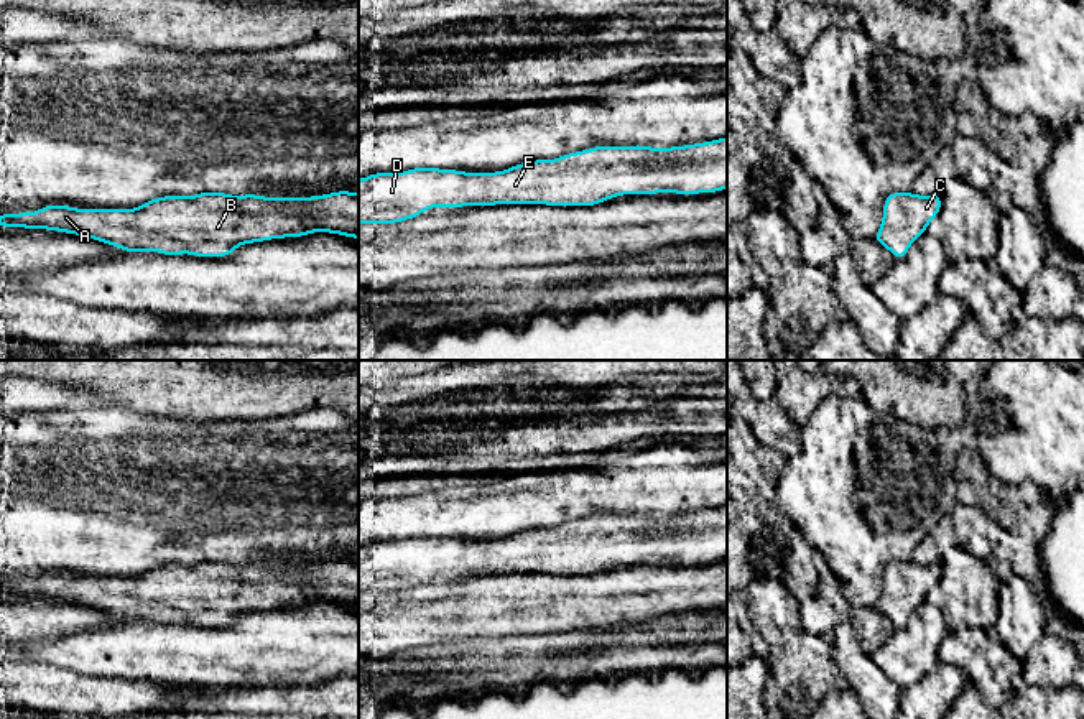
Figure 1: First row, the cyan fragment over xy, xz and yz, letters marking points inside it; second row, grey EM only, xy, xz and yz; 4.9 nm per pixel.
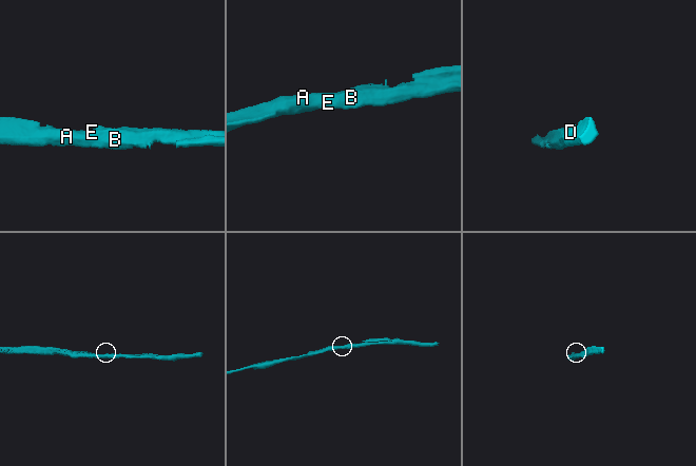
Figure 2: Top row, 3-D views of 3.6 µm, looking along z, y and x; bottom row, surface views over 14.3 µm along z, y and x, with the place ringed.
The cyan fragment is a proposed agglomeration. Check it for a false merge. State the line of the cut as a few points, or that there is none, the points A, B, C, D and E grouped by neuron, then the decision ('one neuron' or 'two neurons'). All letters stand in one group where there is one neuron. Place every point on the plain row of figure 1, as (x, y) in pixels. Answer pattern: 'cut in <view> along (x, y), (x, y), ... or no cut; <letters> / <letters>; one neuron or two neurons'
no cut; A B C D E; one neuron

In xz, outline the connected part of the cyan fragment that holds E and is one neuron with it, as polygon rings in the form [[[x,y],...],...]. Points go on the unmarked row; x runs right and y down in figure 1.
[[[727,505],[704,512],[594,515],[495,541],[411,536],[359,548],[359,594],[398,592],[431,576],[595,574],[623,563],[727,558]]]

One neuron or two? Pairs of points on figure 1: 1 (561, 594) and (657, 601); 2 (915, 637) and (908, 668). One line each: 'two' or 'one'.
1: one
2: one

